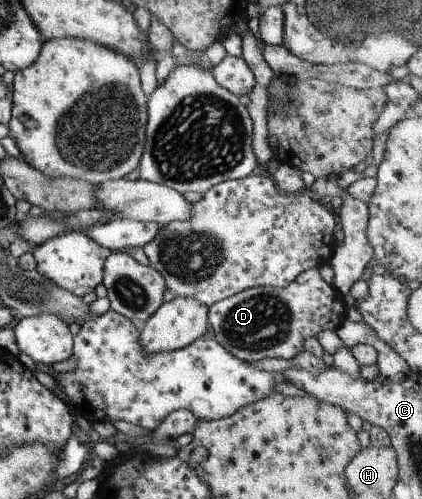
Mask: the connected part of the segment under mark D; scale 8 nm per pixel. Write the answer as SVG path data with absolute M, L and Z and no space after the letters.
M318 267L302 271L285 287L257 286L213 303L207 310L207 321L213 329L214 340L229 355L244 362L263 357L292 360L303 353L300 345L321 330L336 330L345 321L348 308L343 296L319 275Z

